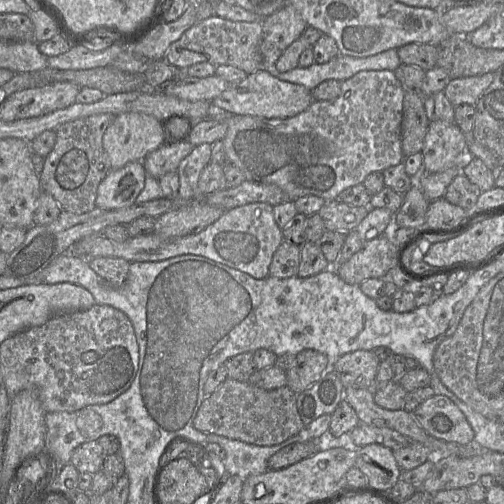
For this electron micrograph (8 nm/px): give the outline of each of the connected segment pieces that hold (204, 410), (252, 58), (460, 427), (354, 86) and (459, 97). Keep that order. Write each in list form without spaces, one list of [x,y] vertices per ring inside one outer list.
[[[227,378],[212,394],[205,396],[193,420],[195,429],[259,446],[280,444],[304,432],[305,425],[296,406],[296,394],[286,385],[266,390]]]
[[[213,15],[206,20],[196,22],[177,41],[172,43],[164,59],[182,69],[188,69],[197,63],[209,62],[215,67],[219,65],[234,66],[249,75],[263,67],[262,42],[261,21],[231,21]]]
[[[434,394],[413,412],[418,424],[431,436],[461,445],[474,443],[474,431],[460,408],[448,397]]]
[[[365,70],[356,73],[351,78],[341,82],[341,93],[334,100],[316,101],[305,111],[285,119],[278,118],[262,118],[249,115],[225,115],[228,124],[228,130],[223,138],[223,144],[227,157],[226,163],[235,165],[245,176],[245,181],[254,181],[263,184],[272,184],[282,189],[291,199],[296,199],[303,196],[318,196],[325,201],[336,200],[337,196],[345,189],[352,186],[362,184],[365,178],[373,172],[383,172],[389,167],[398,165],[404,161],[401,144],[401,122],[403,116],[403,99],[404,89],[400,81],[396,78],[394,71],[391,70]]]
[[[493,72],[481,76],[451,79],[444,93],[454,107],[461,104],[475,106],[480,95],[493,82],[493,79]]]

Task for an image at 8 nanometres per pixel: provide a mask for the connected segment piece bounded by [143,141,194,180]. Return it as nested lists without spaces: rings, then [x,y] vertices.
[[[190,141],[173,145],[164,143],[143,160],[146,174],[159,180],[169,172],[178,171],[181,161],[191,153],[193,148]]]

